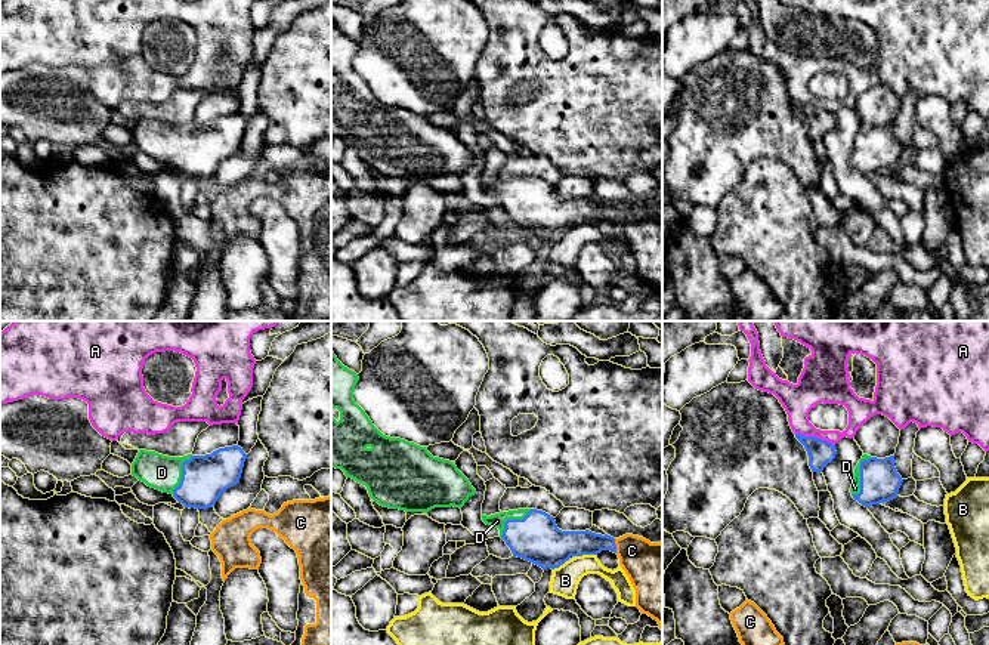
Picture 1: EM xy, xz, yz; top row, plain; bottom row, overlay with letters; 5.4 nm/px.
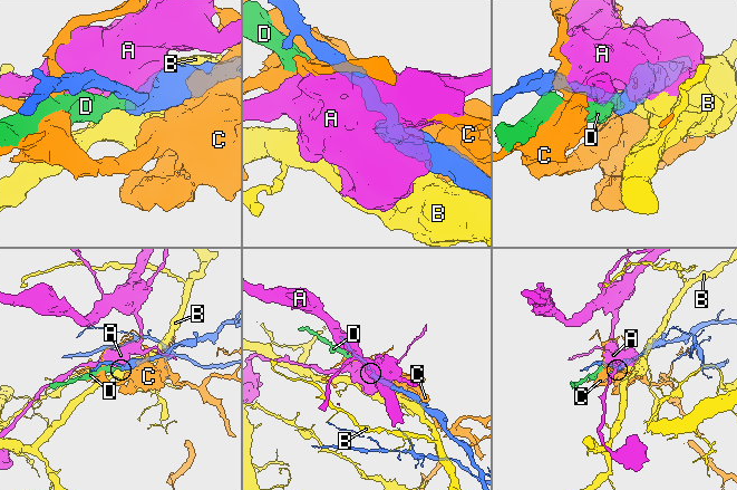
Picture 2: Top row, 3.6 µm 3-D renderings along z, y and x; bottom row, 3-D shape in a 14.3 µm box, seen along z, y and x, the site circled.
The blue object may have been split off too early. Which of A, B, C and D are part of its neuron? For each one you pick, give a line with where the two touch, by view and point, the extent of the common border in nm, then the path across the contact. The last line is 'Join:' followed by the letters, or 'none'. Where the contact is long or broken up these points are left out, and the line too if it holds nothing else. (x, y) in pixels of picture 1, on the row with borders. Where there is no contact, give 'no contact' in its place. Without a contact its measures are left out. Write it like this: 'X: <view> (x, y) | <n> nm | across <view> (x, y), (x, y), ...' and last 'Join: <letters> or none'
D: yz (861, 477) | 240 nm | across yz (880, 481), (872, 477), (861, 477), (855, 488)
Join: D

